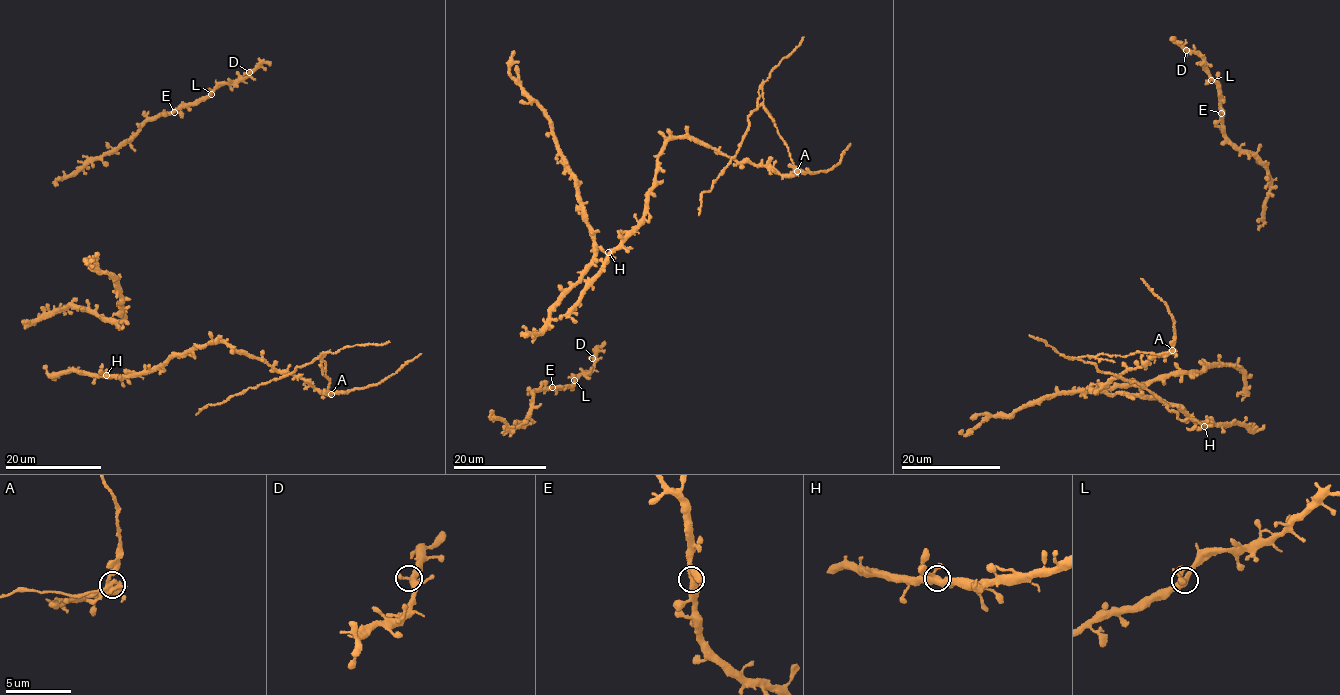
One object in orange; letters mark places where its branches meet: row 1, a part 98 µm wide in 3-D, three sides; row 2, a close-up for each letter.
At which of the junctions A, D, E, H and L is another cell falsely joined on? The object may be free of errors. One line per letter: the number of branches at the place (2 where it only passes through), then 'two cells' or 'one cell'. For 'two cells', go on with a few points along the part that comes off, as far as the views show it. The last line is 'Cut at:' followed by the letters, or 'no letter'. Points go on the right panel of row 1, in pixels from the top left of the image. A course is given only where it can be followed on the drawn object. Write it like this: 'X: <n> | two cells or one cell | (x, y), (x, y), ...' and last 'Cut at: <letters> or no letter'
A: 4 | two cells | (1172, 350), (1074, 358), (1094, 364), (1103, 372), (1138, 382), (1176, 412), (1179, 419), (1192, 419), (1202, 424)
D: 4 | one cell
E: 3 | one cell
H: 4 | one cell
L: 4 | one cell
Cut at: A

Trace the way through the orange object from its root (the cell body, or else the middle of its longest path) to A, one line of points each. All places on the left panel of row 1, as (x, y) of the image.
A: (108, 376), (147, 371), (196, 344), (219, 342), (262, 359), (277, 370), (301, 376), (314, 388), (330, 394)

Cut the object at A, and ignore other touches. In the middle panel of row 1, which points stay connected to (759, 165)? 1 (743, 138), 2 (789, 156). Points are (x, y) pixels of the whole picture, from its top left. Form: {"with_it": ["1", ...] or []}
{"with_it": []}

